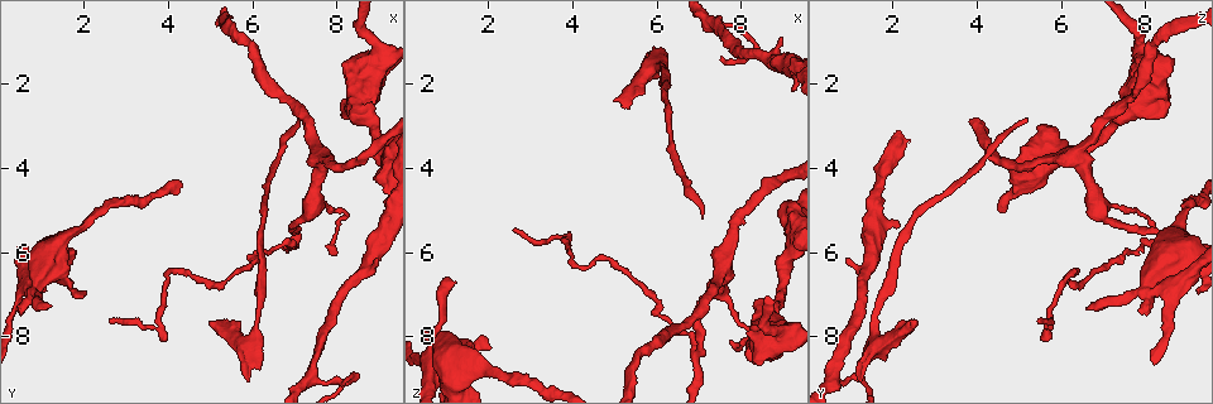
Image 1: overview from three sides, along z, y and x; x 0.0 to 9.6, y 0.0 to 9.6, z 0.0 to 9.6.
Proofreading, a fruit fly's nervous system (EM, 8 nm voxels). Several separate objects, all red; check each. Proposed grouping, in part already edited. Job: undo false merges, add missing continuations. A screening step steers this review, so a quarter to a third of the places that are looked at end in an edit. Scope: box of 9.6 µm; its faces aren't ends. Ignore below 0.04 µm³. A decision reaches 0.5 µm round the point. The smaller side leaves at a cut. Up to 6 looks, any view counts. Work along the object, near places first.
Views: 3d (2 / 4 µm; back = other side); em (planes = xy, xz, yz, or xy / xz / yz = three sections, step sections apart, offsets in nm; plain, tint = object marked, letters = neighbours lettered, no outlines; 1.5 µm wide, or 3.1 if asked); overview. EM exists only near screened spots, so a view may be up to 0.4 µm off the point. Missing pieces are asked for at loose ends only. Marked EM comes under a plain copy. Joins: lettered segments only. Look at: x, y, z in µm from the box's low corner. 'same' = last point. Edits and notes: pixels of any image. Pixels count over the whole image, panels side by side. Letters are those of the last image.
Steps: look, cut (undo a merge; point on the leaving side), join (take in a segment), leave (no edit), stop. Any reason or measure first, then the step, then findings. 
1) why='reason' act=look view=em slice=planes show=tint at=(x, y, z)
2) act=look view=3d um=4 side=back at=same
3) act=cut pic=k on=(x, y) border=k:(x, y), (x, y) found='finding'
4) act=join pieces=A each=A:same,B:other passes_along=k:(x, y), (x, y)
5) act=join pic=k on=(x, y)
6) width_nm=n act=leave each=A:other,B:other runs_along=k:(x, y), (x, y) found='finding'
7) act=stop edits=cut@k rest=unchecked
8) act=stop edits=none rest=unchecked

why='an open end' act=look view=em slice=planes show=letters at=(5.00, 7.60, 2.35)

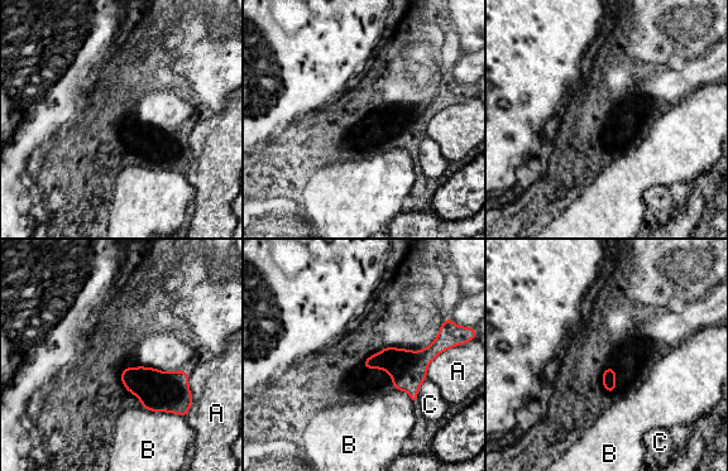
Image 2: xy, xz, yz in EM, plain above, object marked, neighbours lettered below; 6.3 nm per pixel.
act=leave each=A:other,B:other,C:other border=2:(144, 408), (175, 412), (185, 417) found='no lettered segment goes on from it'

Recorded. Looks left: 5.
why='a fork' act=look view=3d um=4 at=(7.00, 5.70, 8.35)

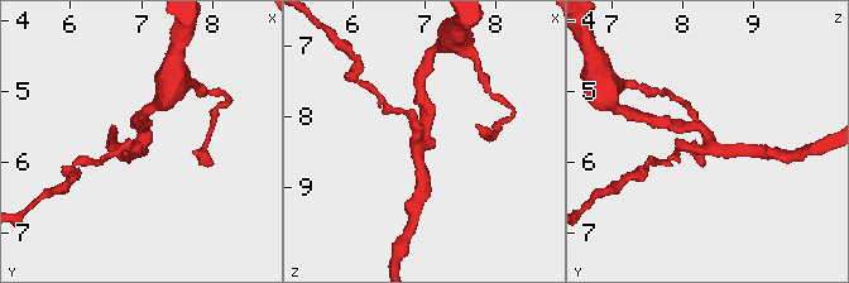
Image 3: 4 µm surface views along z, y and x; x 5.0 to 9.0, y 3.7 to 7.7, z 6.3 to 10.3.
arms=3 act=look view=em slice=planes show=letters at=(6.95, 5.75, 8.35)

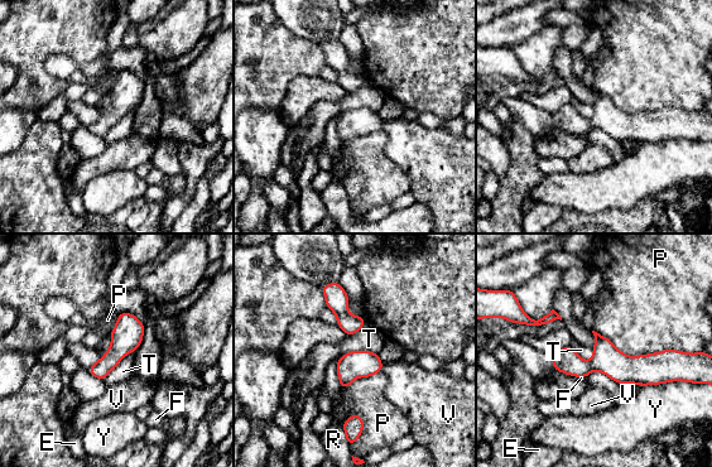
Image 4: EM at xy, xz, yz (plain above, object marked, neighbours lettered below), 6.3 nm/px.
width_nm=180 act=leave each=E:other,F:other,P:other,R:other,T:other,V:other,Y:other border=4:(136, 348), (128, 352), (104, 380) found='all the same neuron'

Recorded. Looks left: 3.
why='sharp bend' act=look view=3d um=4 at=(9.00, 1.10, 7.80)

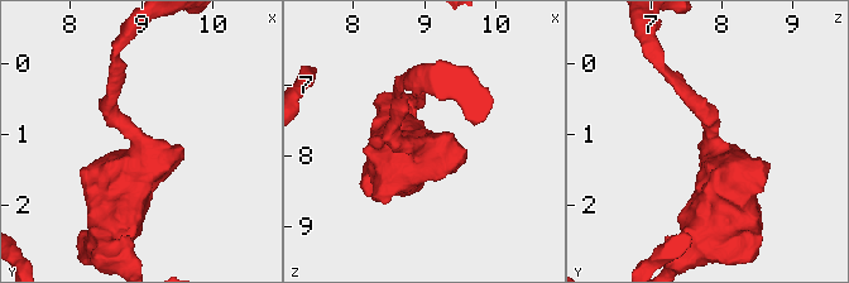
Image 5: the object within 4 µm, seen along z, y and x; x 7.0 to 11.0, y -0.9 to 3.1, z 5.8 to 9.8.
act=look view=em slice=planes show=tint at=(9.00, 1.20, 7.90)

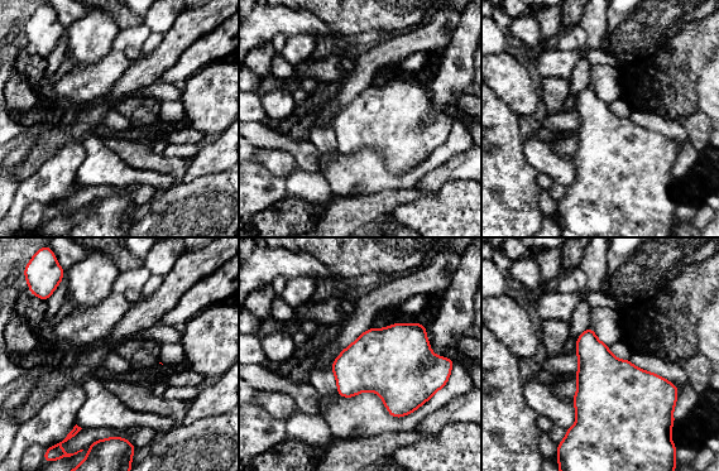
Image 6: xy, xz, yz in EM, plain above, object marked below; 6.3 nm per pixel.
act=look view=em slice=planes show=letters at=same

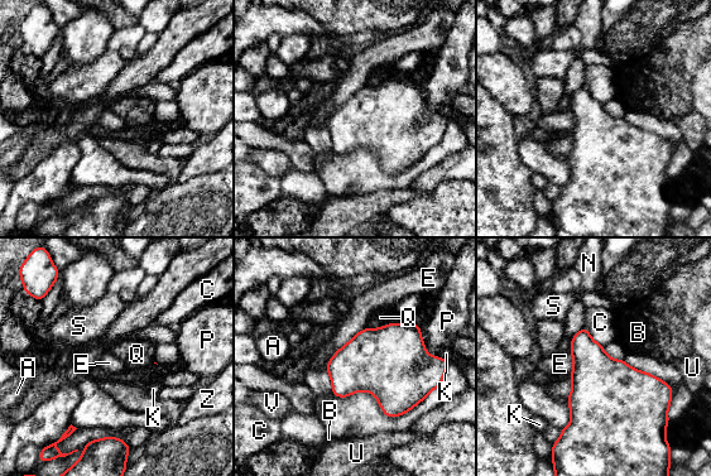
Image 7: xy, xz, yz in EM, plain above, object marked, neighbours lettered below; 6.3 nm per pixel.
width_nm=420 act=leave each=A:other,B:other,C:other,E:other,K:other,N:other,P:other,Q:other,S:other,U:other,V:other,Z:other border=7:(366, 326), (358, 331), (328, 360) found='one neuron here'

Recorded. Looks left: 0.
act=stop edits=none rest=unchecked

